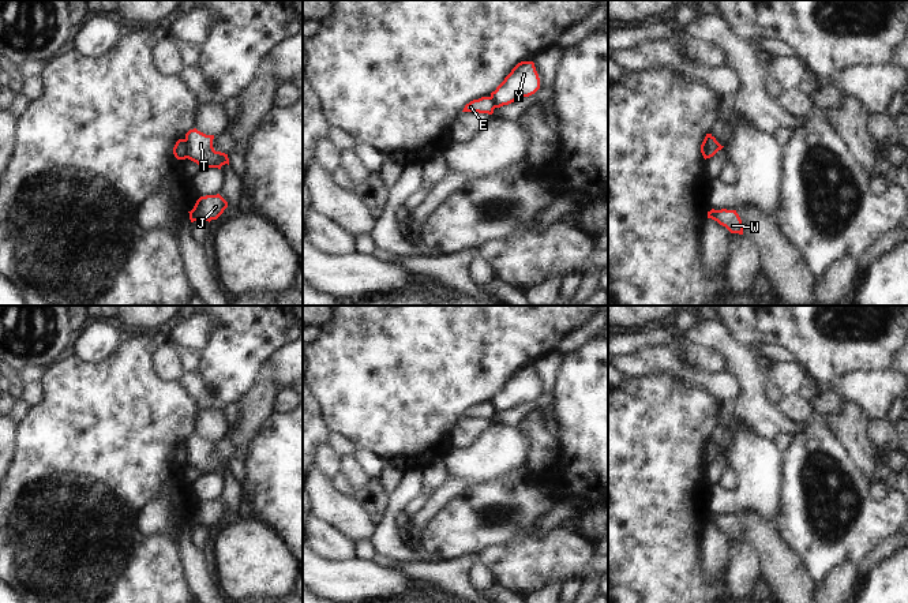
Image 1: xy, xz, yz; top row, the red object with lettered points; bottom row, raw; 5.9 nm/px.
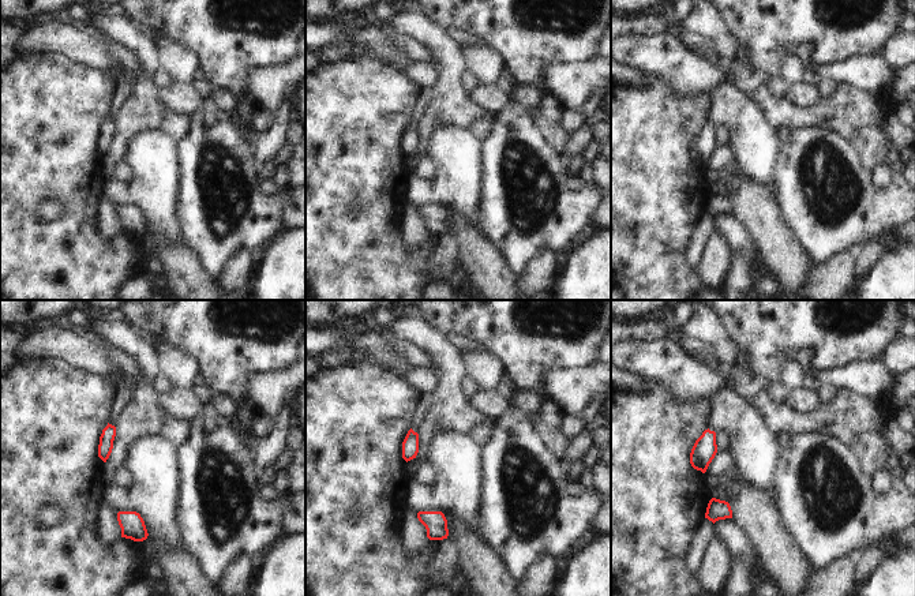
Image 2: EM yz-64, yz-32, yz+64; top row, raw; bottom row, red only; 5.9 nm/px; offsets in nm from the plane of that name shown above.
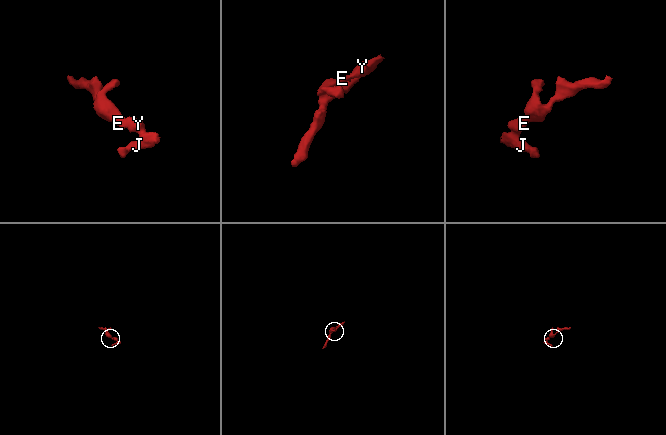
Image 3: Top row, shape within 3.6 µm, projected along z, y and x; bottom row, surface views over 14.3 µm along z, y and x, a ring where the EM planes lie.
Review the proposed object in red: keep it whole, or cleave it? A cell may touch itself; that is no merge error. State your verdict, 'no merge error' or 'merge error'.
merge error

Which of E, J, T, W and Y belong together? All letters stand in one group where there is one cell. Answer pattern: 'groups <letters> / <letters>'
groups E / J T W Y

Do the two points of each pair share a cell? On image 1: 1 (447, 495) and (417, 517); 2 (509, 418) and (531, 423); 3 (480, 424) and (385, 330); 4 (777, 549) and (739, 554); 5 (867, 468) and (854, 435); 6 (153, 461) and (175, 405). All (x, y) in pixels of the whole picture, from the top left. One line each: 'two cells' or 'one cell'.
1: one cell
2: two cells
3: two cells
4: two cells
5: one cell
6: one cell

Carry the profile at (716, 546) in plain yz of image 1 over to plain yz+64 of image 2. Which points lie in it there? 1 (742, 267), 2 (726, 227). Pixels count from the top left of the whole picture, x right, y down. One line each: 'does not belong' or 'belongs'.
1: does not belong
2: does not belong

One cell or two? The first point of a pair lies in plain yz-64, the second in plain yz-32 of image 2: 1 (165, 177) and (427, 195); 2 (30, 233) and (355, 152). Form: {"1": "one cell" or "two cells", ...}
{"1": "one cell", "2": "one cell"}

